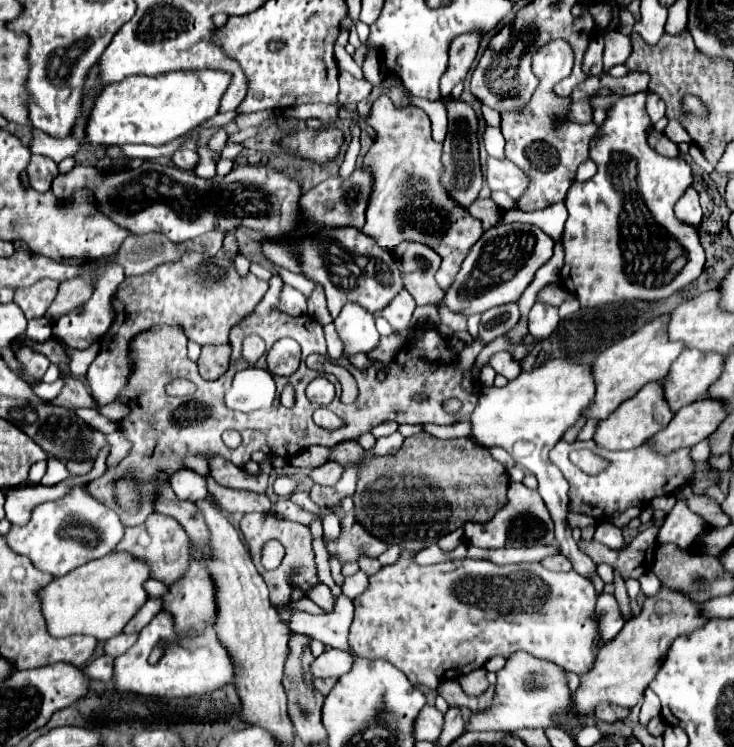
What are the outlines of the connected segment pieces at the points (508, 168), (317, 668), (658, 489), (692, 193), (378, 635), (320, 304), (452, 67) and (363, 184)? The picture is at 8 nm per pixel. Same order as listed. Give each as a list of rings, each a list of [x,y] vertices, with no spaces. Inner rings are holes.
[[[492,156],[486,162],[486,182],[490,190],[504,190],[512,198],[520,198],[528,186],[528,178],[524,178],[524,172],[516,164]]]
[[[328,650],[318,656],[312,664],[312,674],[316,678],[338,678],[346,674],[354,664],[354,656],[348,650]]]
[[[558,442],[550,454],[550,460],[562,470],[564,478],[570,482],[570,512],[580,512],[580,514],[590,514],[590,516],[602,516],[610,514],[614,510],[622,512],[630,506],[642,504],[640,500],[646,500],[646,504],[656,498],[658,494],[672,494],[676,488],[682,488],[692,480],[694,468],[692,468],[692,458],[690,458],[690,448],[680,448],[672,454],[658,454],[652,450],[652,446],[640,446],[628,452],[610,452],[604,448],[598,448],[594,442],[584,442],[584,444],[568,444],[568,442]],[[586,446],[592,448],[596,454],[600,454],[604,460],[608,460],[608,470],[588,476],[584,474],[578,466],[574,466],[568,460],[568,454],[574,448]]]
[[[690,186],[680,196],[680,202],[676,202],[674,212],[676,212],[676,218],[680,218],[684,222],[692,222],[694,226],[700,224],[700,220],[702,220],[702,208],[698,204],[698,192],[696,192],[694,186]]]
[[[401,548],[398,562],[382,566],[374,576],[368,576],[368,588],[354,598],[356,612],[348,644],[356,656],[368,660],[388,660],[402,670],[412,684],[428,688],[436,688],[444,680],[482,668],[482,664],[486,664],[492,656],[510,658],[518,650],[536,658],[552,660],[578,676],[592,670],[602,644],[596,614],[598,592],[588,578],[576,574],[574,570],[568,574],[550,572],[540,566],[540,562],[498,566],[490,560],[464,558],[421,566],[414,564],[412,555],[413,552]]]
[[[318,286],[318,288],[312,292],[312,296],[308,298],[308,314],[310,314],[312,318],[316,318],[322,326],[328,326],[328,324],[334,322],[334,318],[330,316],[330,312],[328,312],[328,308],[326,308],[326,296],[324,296],[322,286]]]
[[[462,34],[460,38],[456,38],[452,42],[448,70],[444,72],[444,76],[440,80],[440,98],[448,98],[454,84],[464,80],[464,76],[468,74],[474,58],[476,58],[478,42],[480,42],[480,38],[476,38],[476,34]]]
[[[356,168],[350,178],[342,180],[340,176],[330,176],[326,178],[322,184],[314,186],[312,190],[308,190],[302,198],[302,214],[306,220],[306,228],[316,230],[324,224],[328,226],[356,226],[362,228],[366,222],[366,206],[368,206],[368,198],[372,196],[372,172],[366,168]]]

